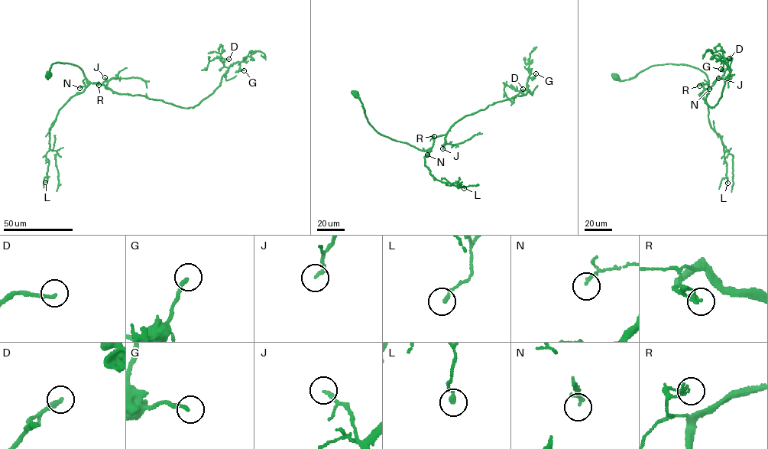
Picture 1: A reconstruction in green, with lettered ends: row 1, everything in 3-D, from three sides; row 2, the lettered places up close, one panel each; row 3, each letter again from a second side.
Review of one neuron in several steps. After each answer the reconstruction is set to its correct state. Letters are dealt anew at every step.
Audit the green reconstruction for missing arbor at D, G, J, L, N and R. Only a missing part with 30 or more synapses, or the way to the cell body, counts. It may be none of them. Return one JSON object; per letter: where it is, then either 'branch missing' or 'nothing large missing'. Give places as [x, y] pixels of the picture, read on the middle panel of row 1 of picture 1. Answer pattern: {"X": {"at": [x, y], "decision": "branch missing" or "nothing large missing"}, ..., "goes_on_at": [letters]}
{"D": {"at": [523, 89], "decision": "branch missing"}, "G": {"at": [536, 73], "decision": "nothing large missing"}, "J": {"at": [442, 148], "decision": "nothing large missing"}, "L": {"at": [464, 188], "decision": "nothing large missing"}, "N": {"at": [427, 154], "decision": "nothing large missing"}, "R": {"at": [434, 136], "decision": "nothing large missing"}, "goes_on_at": ["D"]}

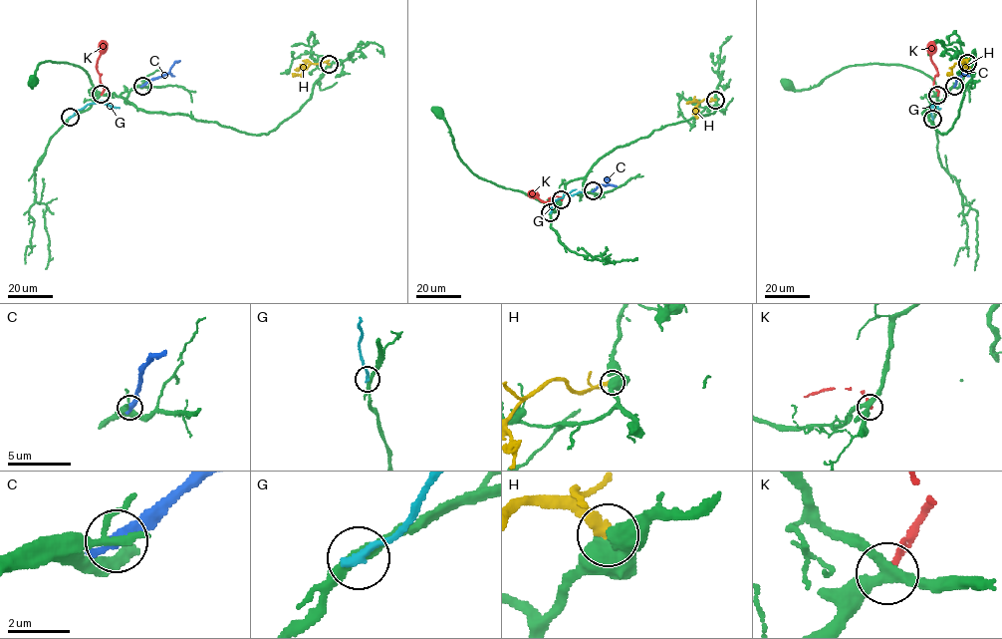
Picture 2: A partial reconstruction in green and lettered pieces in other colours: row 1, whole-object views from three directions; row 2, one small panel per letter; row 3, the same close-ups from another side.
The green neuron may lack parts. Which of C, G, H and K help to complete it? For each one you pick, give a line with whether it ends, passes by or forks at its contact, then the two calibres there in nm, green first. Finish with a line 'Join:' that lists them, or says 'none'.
Join: none

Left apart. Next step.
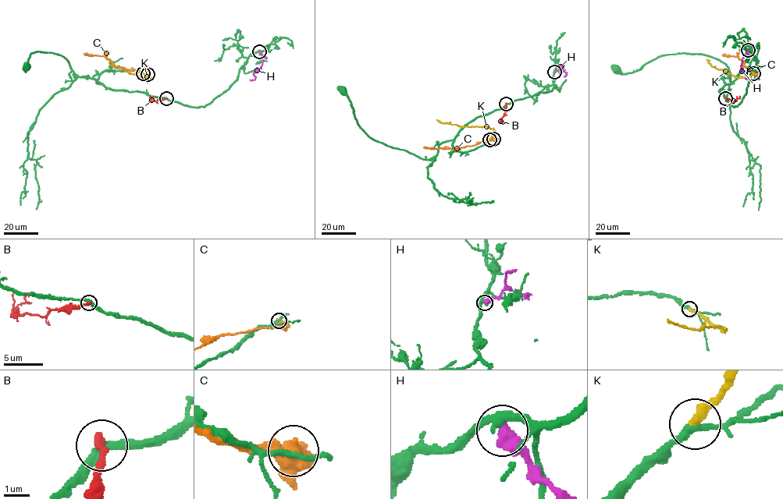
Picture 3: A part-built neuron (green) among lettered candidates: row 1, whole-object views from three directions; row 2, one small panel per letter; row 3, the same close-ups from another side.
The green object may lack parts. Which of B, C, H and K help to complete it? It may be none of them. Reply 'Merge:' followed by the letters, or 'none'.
Merge: K

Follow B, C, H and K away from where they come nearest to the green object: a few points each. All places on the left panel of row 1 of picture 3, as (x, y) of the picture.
B: (165, 98), (150, 100), (153, 96)
C: (147, 74), (115, 65), (103, 56), (83, 53)
H: (259, 51), (263, 57), (262, 64), (253, 73), (255, 78), (250, 79)
K: (143, 73), (151, 78), (115, 68), (109, 63), (109, 58)

